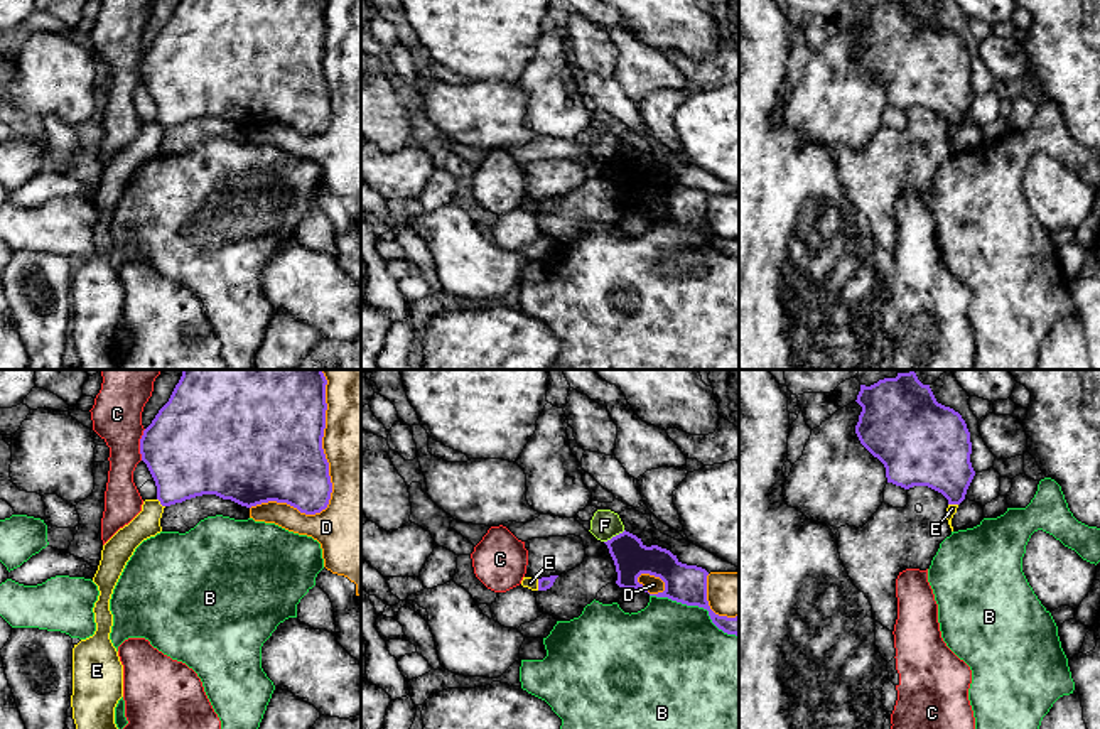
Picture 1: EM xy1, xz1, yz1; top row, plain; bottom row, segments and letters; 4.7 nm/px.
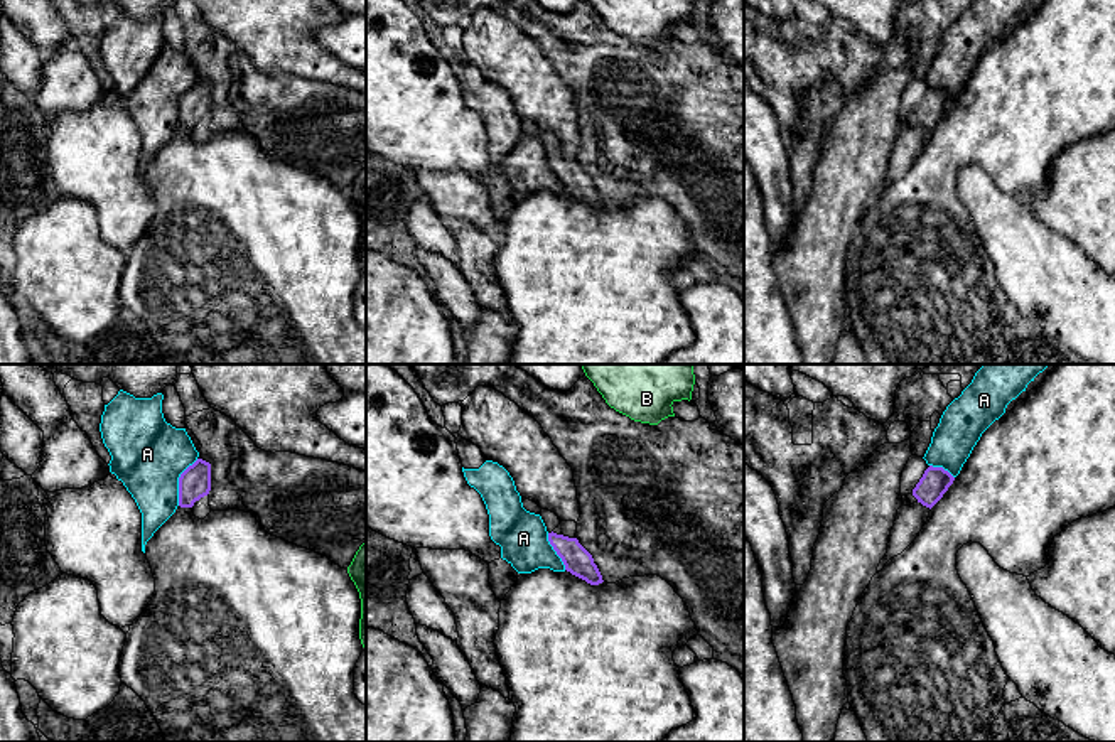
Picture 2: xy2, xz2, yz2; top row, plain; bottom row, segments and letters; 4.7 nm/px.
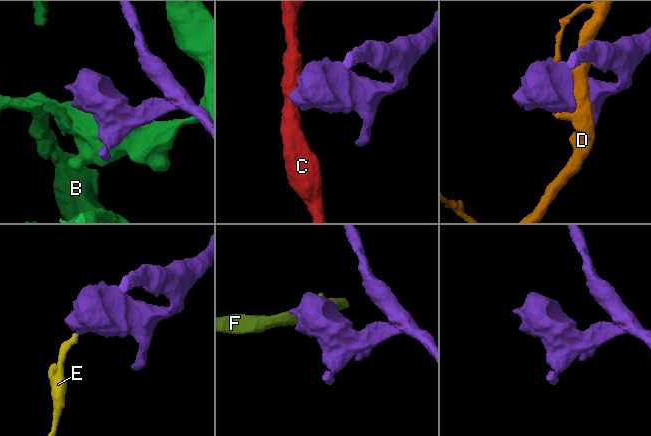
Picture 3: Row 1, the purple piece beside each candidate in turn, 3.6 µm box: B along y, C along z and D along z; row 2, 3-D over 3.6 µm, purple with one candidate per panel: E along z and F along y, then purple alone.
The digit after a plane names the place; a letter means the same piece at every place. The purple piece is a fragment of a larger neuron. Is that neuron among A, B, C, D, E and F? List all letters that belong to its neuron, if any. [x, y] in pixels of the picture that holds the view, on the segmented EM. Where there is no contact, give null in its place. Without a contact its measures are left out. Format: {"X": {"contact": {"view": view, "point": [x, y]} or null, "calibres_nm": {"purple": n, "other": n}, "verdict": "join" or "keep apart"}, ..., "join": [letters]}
{"A": {"contact": {"view": "xy2", "point": [179, 481]}, "calibres_nm": {"purple": 160, "other": 360}, "verdict": "keep apart"}, "B": {"contact": {"view": "xz1", "point": [697, 604]}, "calibres_nm": {"purple": 190, "other": 460}, "verdict": "keep apart"}, "C": {"contact": {"view": "xy1", "point": [140, 444]}, "calibres_nm": {"purple": 460, "other": 240}, "verdict": "keep apart"}, "D": {"contact": {"view": "xy1", "point": [329, 476]}, "calibres_nm": {"purple": 420, "other": 360}, "verdict": "keep apart"}, "E": {"contact": {"view": "xz1", "point": [539, 584]}, "calibres_nm": {"purple": 60, "other": 60}, "verdict": "keep apart"}, "F": {"contact": {"view": "xz1", "point": [616, 535]}, "calibres_nm": {"purple": 170, "other": 140}, "verdict": "keep apart"}, "join": []}

